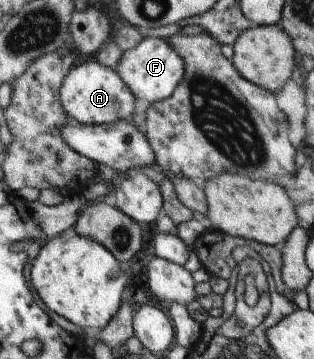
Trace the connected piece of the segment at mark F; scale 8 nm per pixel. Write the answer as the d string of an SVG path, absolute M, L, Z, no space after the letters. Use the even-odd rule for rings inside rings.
M148 36L138 46L126 51L117 67L121 78L129 85L137 100L147 101L149 105L172 97L184 81L186 69L184 58L169 40Z

